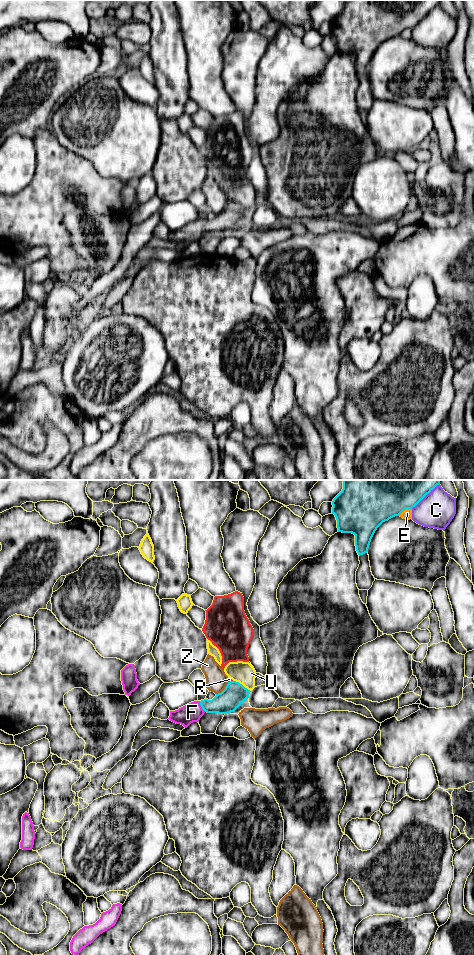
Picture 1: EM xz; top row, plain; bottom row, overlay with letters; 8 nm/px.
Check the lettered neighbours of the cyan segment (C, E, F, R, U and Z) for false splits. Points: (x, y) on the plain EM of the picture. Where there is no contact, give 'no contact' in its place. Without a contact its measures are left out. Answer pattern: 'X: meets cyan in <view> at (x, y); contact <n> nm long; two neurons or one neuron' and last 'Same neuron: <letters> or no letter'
C: meets cyan in xz at (425, 15); contact 300 nm long; two neurons
E: meets cyan in xz at (405, 28); contact 120 nm long; two neurons
F: meets cyan in xz at (201, 226); contact 110 nm long; one neuron
R: meets cyan in xz at (230, 201); contact 40 nm long; two neurons
U: meets cyan in xz at (241, 204); contact 170 nm long; two neurons
Z: meets cyan in xz at (224, 209); contact 140 nm long; two neurons
Same neuron: F

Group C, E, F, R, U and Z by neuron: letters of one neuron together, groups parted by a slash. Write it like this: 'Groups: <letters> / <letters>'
Groups: C / E / F / R / U / Z

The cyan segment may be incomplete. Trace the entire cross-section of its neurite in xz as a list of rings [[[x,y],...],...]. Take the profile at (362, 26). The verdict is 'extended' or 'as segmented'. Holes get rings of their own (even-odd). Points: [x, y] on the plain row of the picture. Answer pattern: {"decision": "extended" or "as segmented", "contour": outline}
{"decision": "as segmented", "contour": [[[343,0],[342,11],[332,21],[338,52],[354,54],[356,71],[363,75],[383,42],[415,27],[439,4],[440,0]]]}

